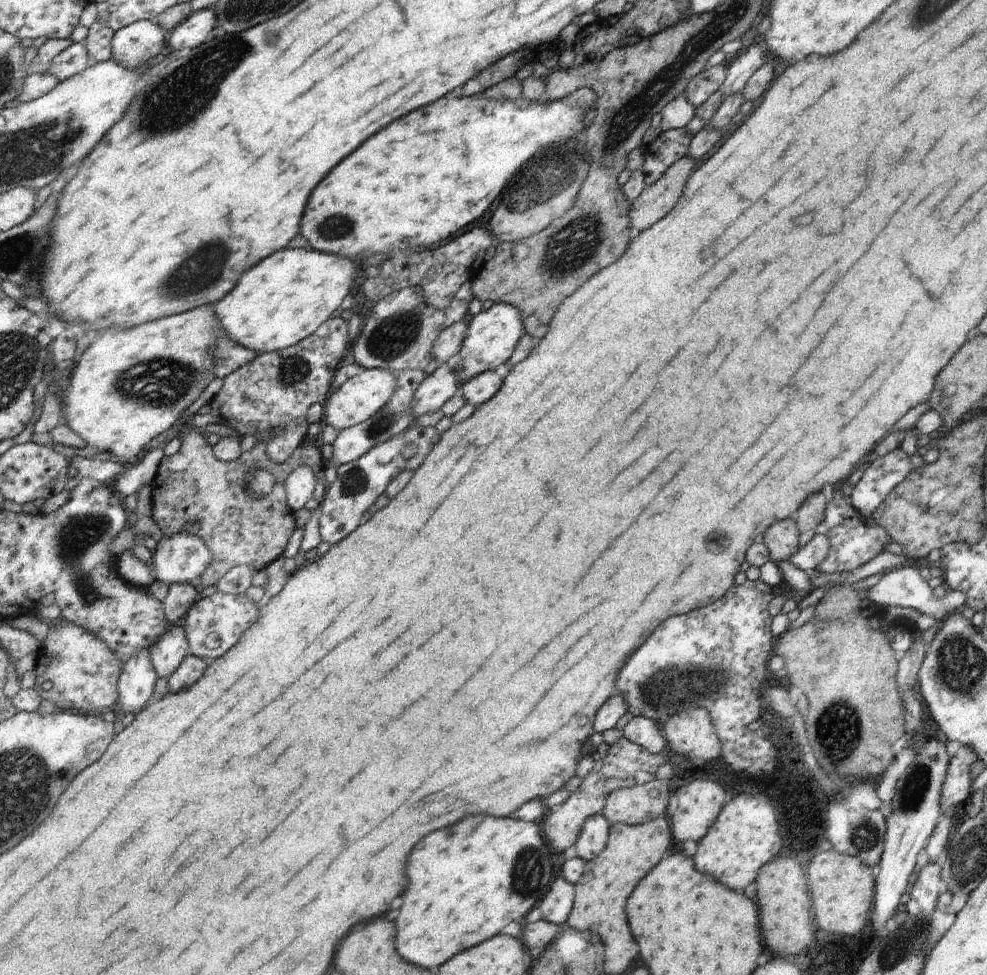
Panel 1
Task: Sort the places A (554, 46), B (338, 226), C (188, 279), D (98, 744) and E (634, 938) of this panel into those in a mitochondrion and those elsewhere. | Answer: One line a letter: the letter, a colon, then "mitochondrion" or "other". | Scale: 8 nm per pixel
A: other
B: mitochondrion
C: mitochondrion
D: other
E: other

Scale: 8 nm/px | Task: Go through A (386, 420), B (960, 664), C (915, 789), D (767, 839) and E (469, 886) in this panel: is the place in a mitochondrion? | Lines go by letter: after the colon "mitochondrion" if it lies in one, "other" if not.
A: mitochondrion
B: mitochondrion
C: mitochondrion
D: other
E: other

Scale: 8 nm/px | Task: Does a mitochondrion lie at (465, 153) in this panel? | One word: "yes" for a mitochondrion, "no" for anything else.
no

